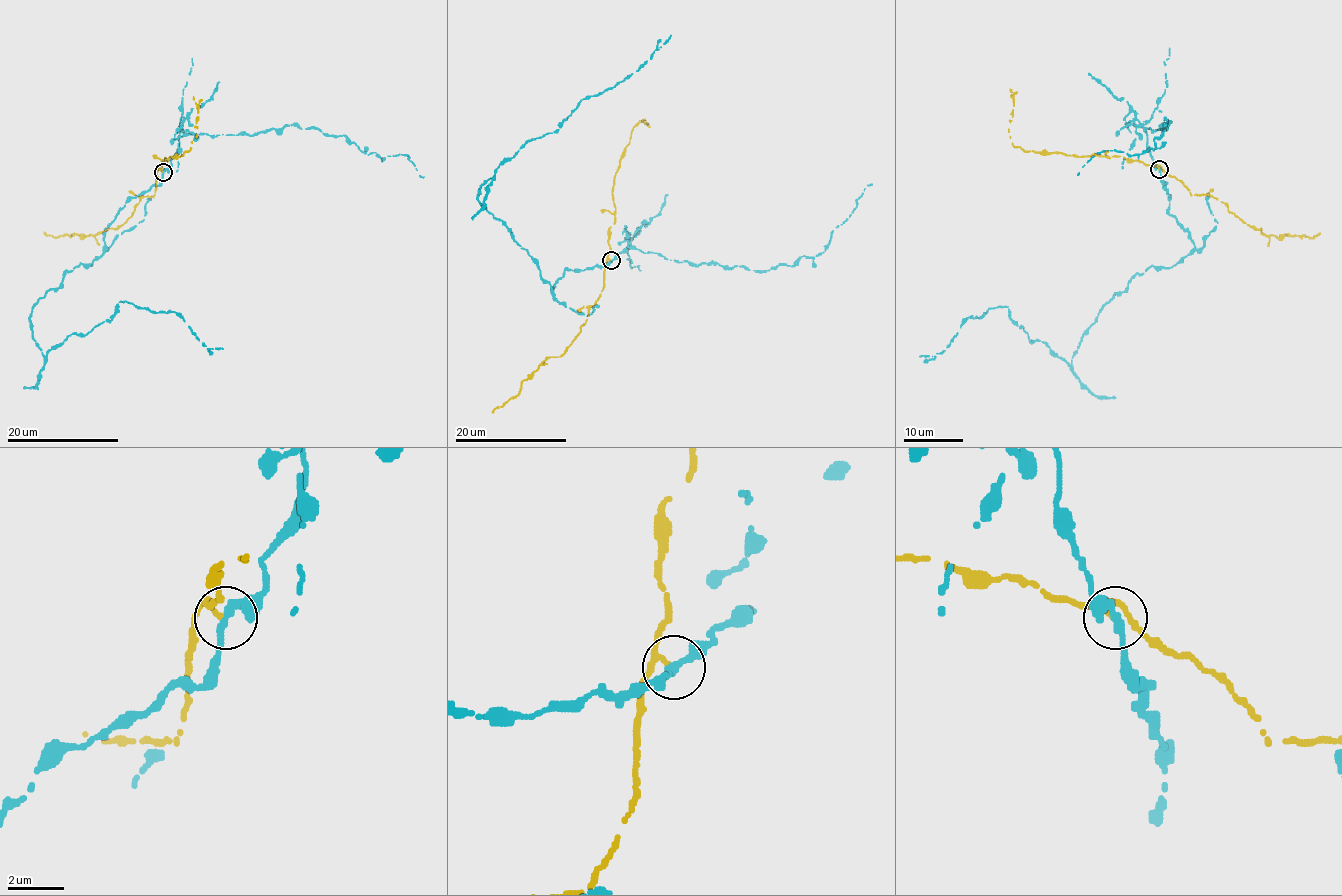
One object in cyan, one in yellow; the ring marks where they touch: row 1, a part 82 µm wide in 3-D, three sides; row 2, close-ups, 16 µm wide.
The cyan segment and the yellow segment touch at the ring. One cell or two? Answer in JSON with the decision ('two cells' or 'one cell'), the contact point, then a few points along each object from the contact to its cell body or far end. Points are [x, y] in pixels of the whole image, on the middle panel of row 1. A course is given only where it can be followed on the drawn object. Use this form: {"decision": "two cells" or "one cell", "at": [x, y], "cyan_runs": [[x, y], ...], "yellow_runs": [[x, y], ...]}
{"decision": "two cells", "at": [611, 260], "cyan_runs": [[611, 260], [565, 270], [553, 294], [477, 199], [480, 186], [670, 35]], "yellow_runs": [[610, 260], [604, 264], [598, 301], [564, 352], [549, 356], [522, 382], [517, 396], [491, 412]]}

